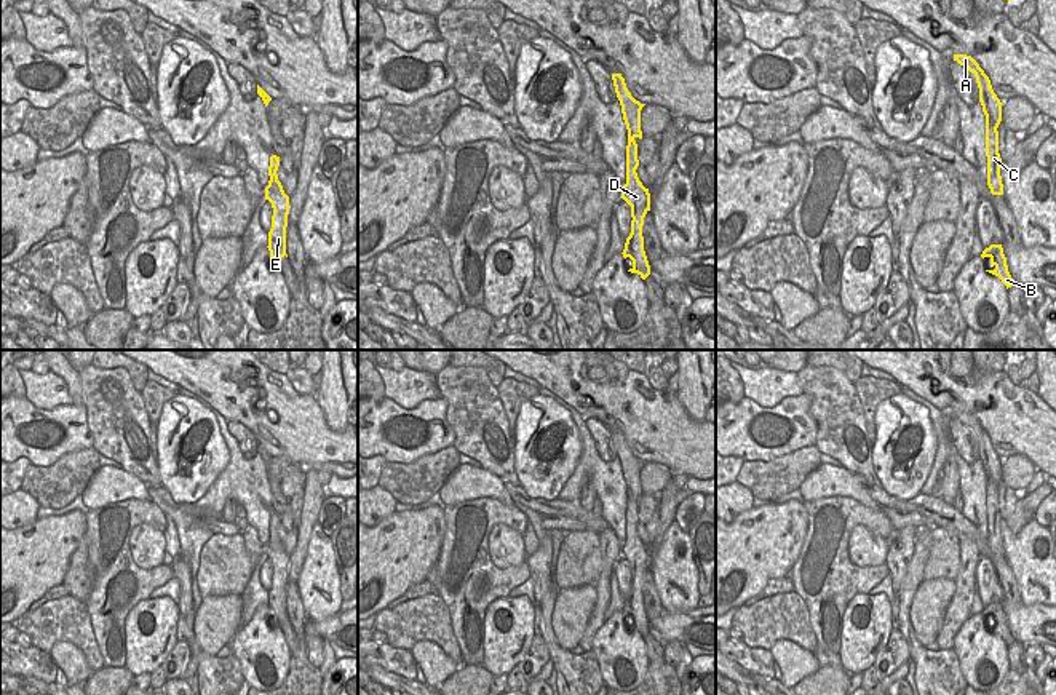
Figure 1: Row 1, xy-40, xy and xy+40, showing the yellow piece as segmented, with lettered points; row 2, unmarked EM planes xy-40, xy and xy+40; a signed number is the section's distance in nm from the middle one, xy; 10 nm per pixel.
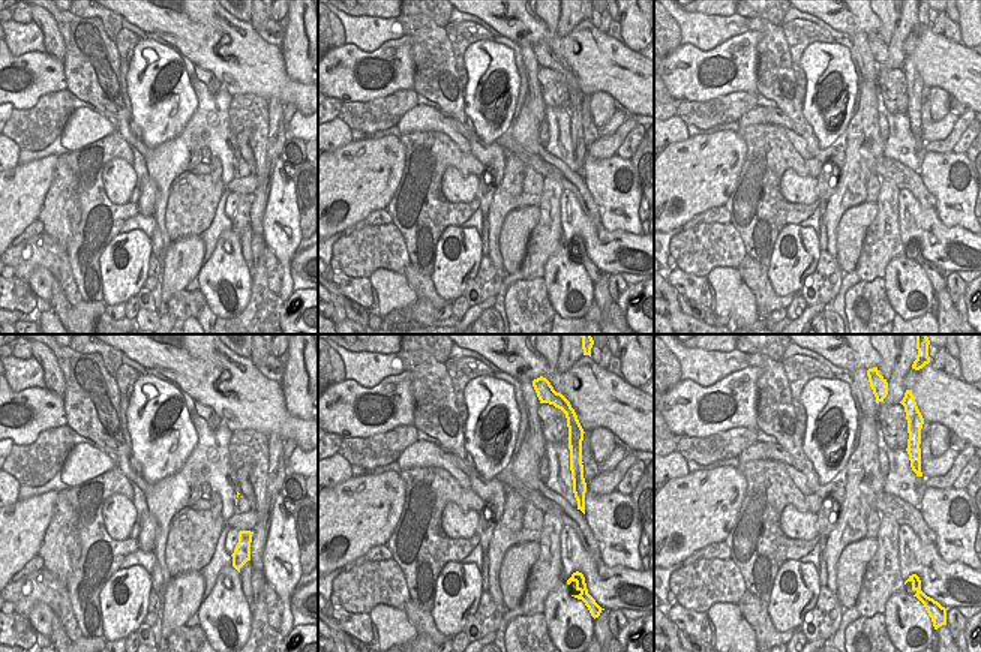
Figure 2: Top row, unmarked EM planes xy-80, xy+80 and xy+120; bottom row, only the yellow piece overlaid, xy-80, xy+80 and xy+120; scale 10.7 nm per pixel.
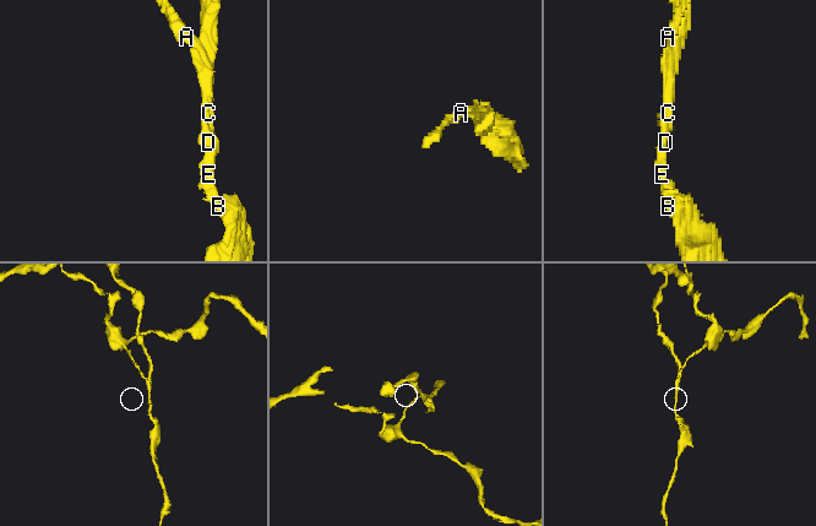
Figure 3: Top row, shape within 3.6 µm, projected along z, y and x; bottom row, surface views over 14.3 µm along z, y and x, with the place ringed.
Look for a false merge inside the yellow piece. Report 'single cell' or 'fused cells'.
fused cells

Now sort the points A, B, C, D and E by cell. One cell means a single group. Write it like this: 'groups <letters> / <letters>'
groups A / B C D E

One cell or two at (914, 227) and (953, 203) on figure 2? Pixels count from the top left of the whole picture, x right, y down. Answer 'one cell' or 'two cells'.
two cells

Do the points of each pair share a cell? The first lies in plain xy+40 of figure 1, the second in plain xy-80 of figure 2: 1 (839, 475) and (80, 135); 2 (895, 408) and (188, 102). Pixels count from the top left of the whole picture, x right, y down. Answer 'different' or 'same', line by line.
1: same
2: same

